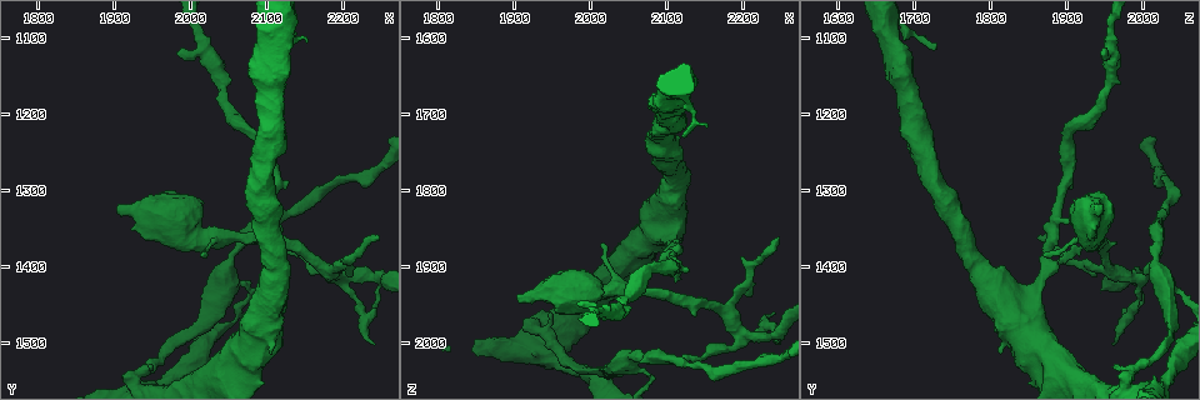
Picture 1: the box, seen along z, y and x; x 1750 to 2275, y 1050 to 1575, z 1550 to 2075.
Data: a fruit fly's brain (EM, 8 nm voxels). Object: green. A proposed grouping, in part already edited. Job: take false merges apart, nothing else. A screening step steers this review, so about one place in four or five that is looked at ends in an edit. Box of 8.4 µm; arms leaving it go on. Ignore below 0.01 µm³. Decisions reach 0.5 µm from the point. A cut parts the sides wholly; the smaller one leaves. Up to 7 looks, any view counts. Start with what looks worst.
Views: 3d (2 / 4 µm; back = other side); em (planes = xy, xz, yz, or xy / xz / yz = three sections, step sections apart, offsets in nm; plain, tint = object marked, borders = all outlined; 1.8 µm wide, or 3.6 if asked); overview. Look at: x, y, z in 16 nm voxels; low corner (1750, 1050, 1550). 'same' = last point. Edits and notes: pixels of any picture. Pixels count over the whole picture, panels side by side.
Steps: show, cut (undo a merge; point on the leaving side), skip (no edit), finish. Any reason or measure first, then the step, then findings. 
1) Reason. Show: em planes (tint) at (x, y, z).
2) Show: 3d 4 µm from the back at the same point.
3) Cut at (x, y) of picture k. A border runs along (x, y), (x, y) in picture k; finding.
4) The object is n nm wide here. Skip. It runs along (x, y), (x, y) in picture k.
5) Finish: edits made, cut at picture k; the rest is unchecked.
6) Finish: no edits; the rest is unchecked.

Four-way junction. Show: 3d 4 µm at (2195, 1410, 1985).

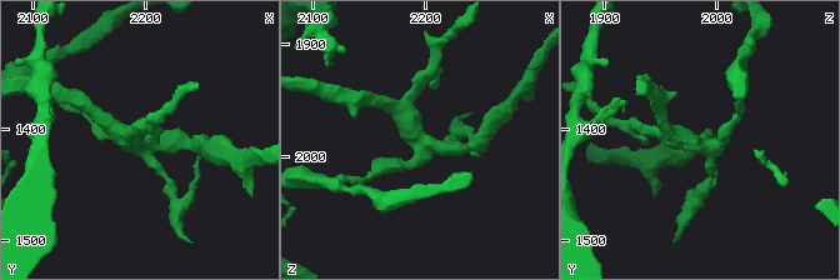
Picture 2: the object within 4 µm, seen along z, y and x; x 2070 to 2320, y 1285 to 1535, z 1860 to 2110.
Need the tissue. Show: em xz step 4 (tint) at (2196, 1412, 1982).

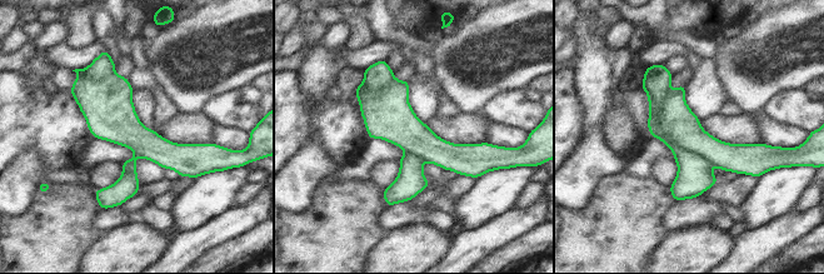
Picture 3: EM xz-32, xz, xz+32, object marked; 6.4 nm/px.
Show: em planes (tint) at the same point.

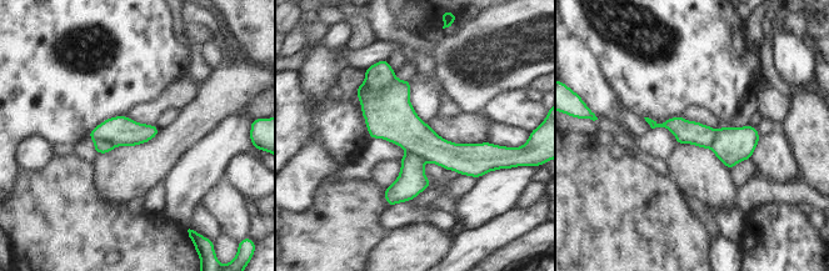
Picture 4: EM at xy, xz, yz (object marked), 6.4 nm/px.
Cut at (388, 113) of picture 4. The part that leaves runs along (360, 90), (442, 152), (489, 147) in picture 4; two neurons meet here.

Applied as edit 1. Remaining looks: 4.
Show: overview.

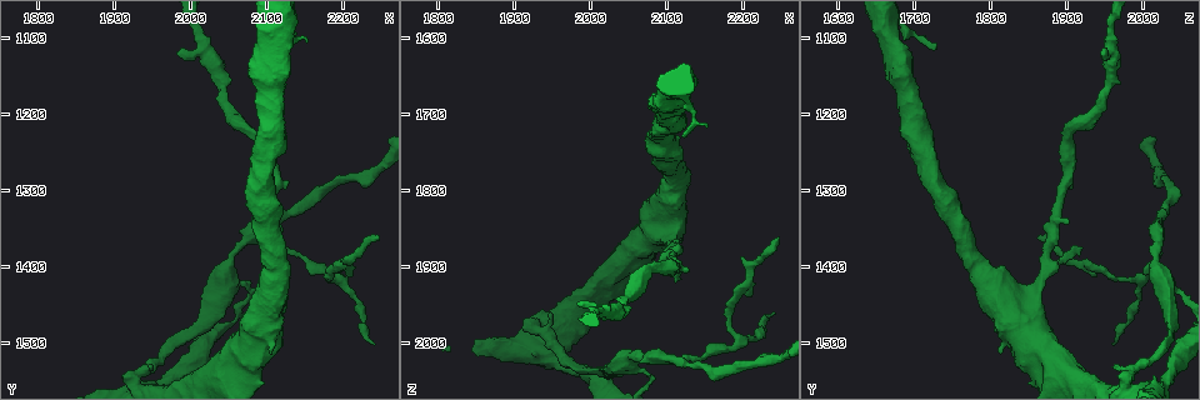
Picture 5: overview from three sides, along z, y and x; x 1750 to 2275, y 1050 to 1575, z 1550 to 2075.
Thin neck. Show: 3d 2 µm at (2095, 1355, 2020).

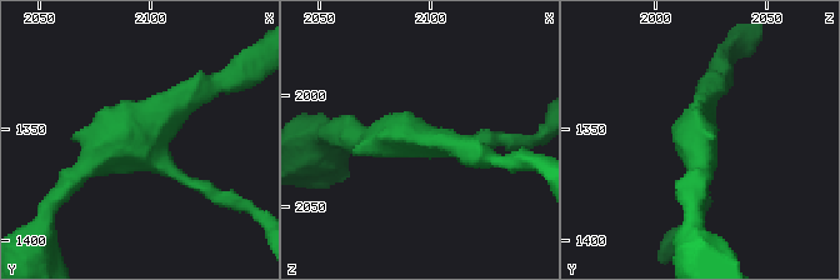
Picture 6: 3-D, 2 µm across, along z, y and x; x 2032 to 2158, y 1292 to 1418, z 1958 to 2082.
Shape alone is not enough. Show: em planes (plain) at (2094, 1359, 2019).

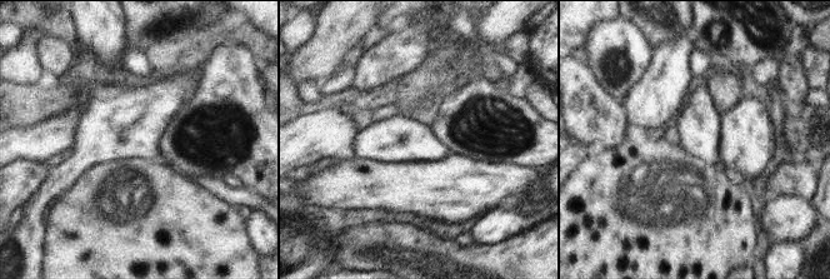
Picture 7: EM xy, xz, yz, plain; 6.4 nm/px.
Show: em planes (tint) at the same point.

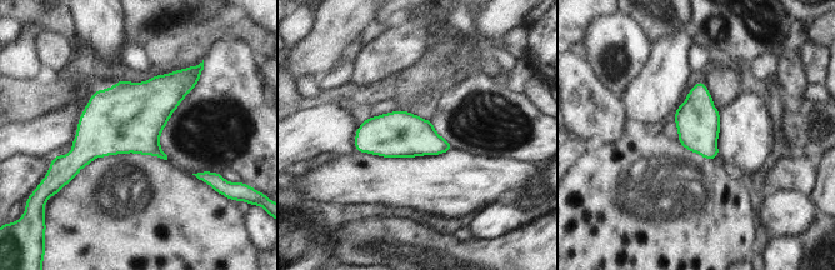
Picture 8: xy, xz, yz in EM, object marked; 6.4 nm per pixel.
Skip. All the same neuron.

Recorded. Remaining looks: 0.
Finish: edits made, cut at picture 4; the rest is unchecked.

